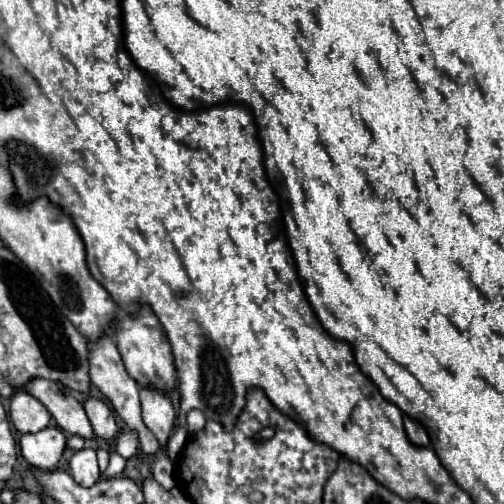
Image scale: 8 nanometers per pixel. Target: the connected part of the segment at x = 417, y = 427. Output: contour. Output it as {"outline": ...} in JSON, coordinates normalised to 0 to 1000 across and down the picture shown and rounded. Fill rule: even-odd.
{"outline":[[[800,825],[800,837],[804,837],[804,853],[808,853],[808,865],[812,865],[812,873],[819,877],[819,881],[827,881],[827,885],[851,885],[855,877],[851,877],[851,861],[847,861],[847,853],[839,853],[839,845],[831,841],[831,837],[823,837],[815,825]]]}

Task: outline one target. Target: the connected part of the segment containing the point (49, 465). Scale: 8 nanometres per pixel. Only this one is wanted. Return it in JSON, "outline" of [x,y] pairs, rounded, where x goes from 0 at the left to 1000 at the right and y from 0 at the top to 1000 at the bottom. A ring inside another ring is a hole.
{"outline":[[[89,849],[73,861],[42,865],[42,901],[58,921],[85,933],[105,933],[129,889],[133,873],[117,849]]]}

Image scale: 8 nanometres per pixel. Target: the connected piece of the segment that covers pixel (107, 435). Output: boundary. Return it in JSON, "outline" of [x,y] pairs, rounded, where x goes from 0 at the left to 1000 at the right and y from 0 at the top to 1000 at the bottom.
{"outline":[[[177,790],[169,798],[169,817],[173,817],[173,829],[185,845],[185,857],[188,865],[196,865],[208,881],[220,881],[236,857],[232,849],[232,833],[228,833],[228,821],[220,813],[220,806],[204,794],[188,794],[188,790]]]}

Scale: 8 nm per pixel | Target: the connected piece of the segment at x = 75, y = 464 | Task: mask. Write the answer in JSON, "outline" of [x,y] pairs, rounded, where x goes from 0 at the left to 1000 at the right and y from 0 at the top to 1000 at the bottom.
{"outline":[[[165,889],[157,897],[149,897],[137,913],[137,937],[149,948],[153,960],[181,968],[196,948],[196,925],[192,925],[192,901],[181,889]]]}

